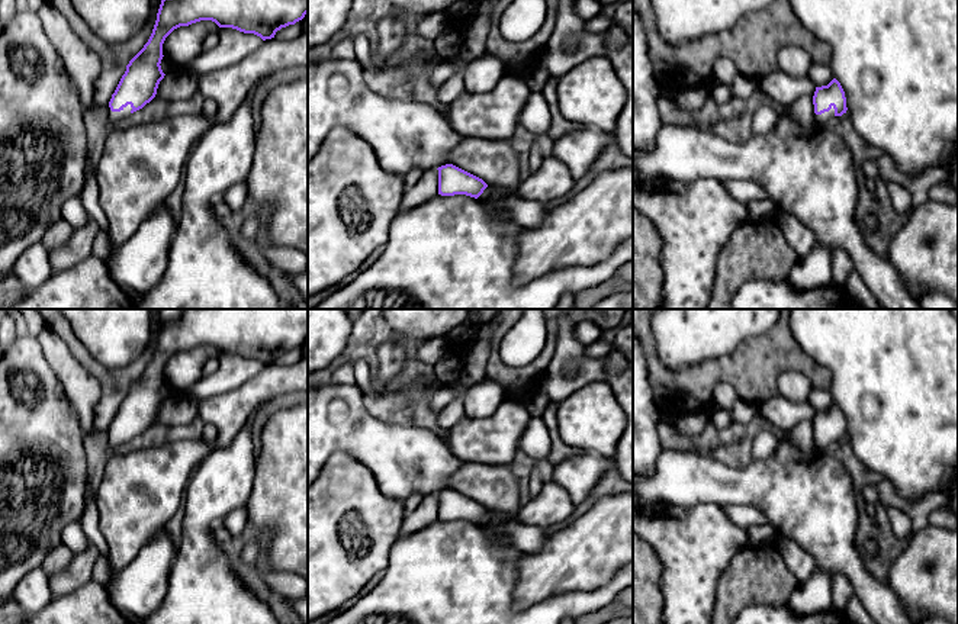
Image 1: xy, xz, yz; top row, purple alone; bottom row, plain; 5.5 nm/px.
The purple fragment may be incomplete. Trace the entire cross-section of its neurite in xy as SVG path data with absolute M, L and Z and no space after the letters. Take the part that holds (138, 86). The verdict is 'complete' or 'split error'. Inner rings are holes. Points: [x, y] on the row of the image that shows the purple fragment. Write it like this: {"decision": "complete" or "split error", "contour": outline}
{"decision": "complete", "contour": "M161 0L152 33L126 65L109 107L120 112L129 104L134 113L155 97L165 75L160 65L163 44L180 26L212 20L219 28L254 33L266 41L282 28L302 20L306 13L308 0Z"}

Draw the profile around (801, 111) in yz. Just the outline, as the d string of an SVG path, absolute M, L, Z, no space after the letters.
M801 96L785 112L800 125L814 125L814 104L813 97Z

